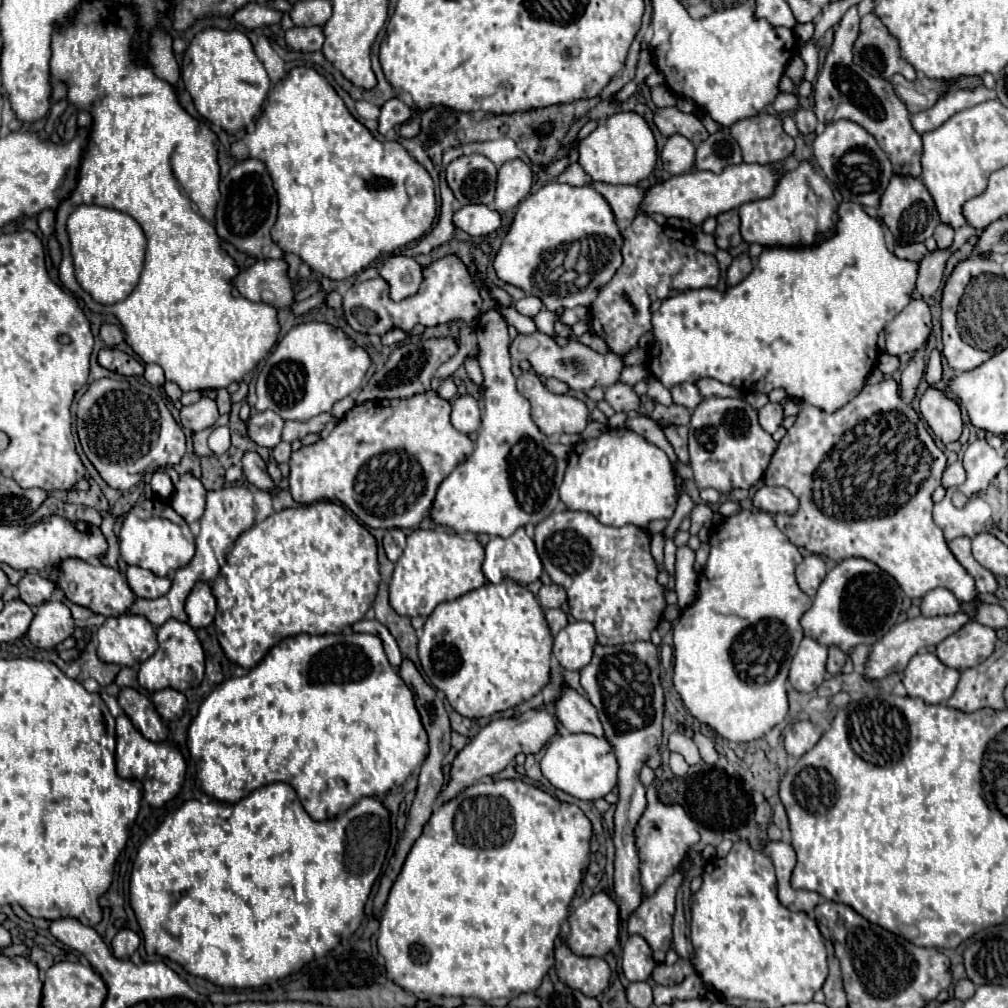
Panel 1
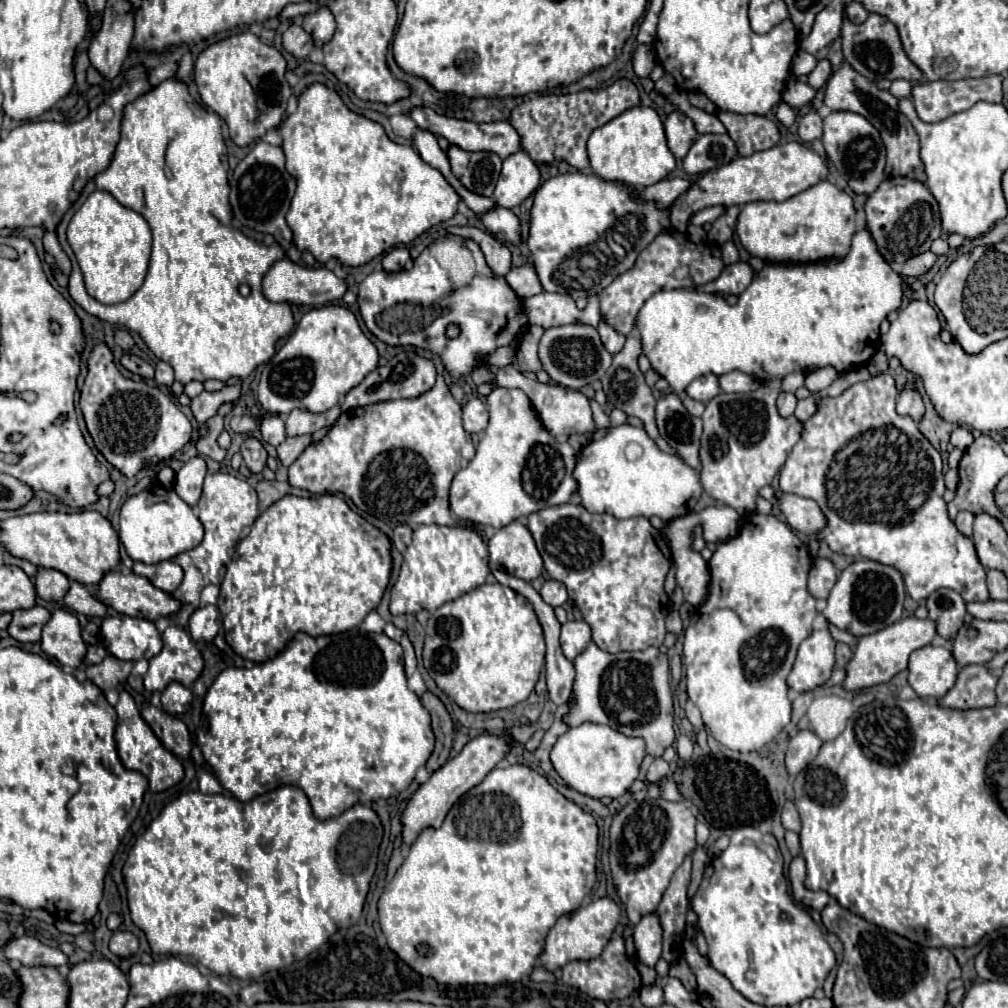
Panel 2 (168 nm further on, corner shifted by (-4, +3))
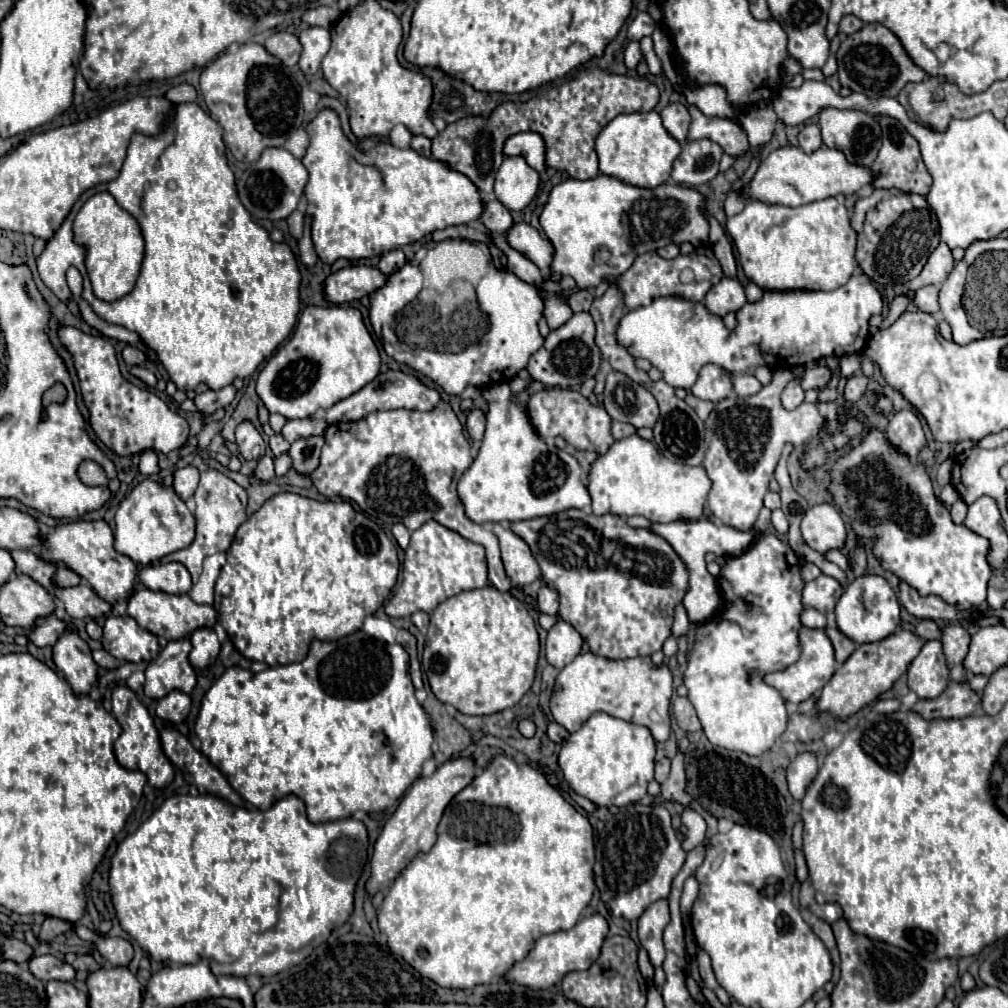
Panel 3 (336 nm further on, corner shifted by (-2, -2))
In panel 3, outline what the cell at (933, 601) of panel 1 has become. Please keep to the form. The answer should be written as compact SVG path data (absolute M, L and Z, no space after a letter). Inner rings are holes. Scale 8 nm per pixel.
M960 624L944 626L942 646L944 646L946 662L948 662L948 668L950 668L950 680L966 682L968 680L968 672L966 672L962 662L964 662L964 658L968 654L968 646L970 646L968 630L964 630Z

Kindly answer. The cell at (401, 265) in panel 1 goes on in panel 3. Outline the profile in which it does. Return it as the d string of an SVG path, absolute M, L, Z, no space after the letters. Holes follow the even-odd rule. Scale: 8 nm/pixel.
M392 250L392 252L388 252L388 254L384 254L382 258L380 258L380 262L378 262L378 268L388 276L388 274L392 274L394 270L398 270L398 268L402 268L406 264L406 258L404 258L404 252L402 250Z

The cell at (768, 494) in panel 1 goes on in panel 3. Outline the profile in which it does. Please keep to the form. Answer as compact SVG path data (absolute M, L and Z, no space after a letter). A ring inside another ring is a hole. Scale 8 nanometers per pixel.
M818 504L810 508L802 520L804 542L818 550L840 550L846 544L846 524L838 510L830 504Z

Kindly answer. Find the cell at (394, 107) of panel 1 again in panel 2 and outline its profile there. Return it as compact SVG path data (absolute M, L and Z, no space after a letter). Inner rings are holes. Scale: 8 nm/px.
M414 107L408 113L416 125L424 131L430 131L434 135L440 135L444 139L448 139L452 145L458 145L464 151L492 151L496 153L500 159L506 159L508 155L516 153L520 149L520 137L516 133L516 129L506 123L506 121L496 121L496 123L470 123L470 121L460 121L460 119L450 119L444 115L434 113L428 107Z

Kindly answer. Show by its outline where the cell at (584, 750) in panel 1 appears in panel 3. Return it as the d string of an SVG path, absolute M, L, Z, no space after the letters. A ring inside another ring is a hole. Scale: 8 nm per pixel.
M596 712L562 744L558 764L576 794L598 806L626 806L646 796L648 782L654 780L654 756L656 742L646 726Z

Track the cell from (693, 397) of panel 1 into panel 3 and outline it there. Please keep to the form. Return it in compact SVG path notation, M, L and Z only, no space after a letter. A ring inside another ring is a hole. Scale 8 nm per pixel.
M706 364L700 374L696 384L690 388L692 394L700 400L710 400L710 402L720 402L732 394L732 376L716 364Z

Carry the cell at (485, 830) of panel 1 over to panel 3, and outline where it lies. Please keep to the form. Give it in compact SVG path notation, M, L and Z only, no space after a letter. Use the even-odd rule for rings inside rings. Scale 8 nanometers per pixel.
M504 754L494 756L494 760L464 788L460 790L448 808L444 810L444 816L438 824L438 838L436 844L428 854L418 854L406 870L394 880L394 884L388 888L382 908L378 912L378 928L388 936L388 946L392 952L400 954L414 970L430 978L442 988L472 988L478 984L490 984L494 978L500 978L504 970L508 970L512 964L524 960L528 952L532 950L534 942L544 936L552 934L558 930L570 930L578 918L580 912L590 904L592 894L596 890L594 884L594 832L586 816L576 812L576 808L546 780L546 776L528 766L528 764L518 764L514 758L508 758Z

